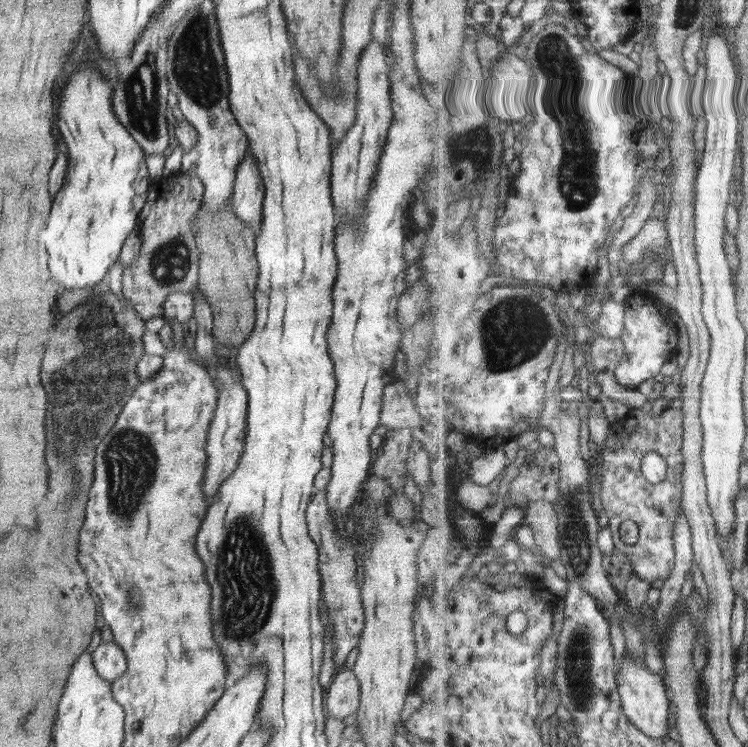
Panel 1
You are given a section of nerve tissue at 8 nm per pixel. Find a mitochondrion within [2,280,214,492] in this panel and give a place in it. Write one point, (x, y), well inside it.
(77, 343)

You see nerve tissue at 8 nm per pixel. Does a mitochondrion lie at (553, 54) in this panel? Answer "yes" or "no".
yes

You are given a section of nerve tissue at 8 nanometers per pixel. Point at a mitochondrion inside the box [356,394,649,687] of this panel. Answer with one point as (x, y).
(577, 542)

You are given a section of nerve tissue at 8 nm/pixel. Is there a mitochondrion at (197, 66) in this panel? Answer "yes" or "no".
yes

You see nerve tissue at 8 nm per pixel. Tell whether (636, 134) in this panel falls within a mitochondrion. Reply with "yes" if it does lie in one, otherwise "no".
no

